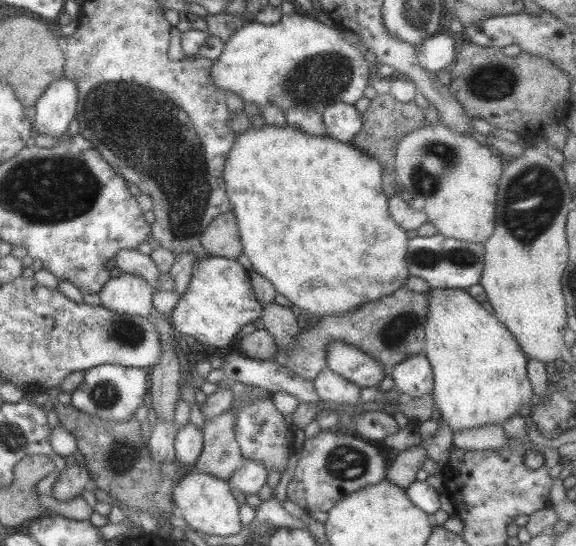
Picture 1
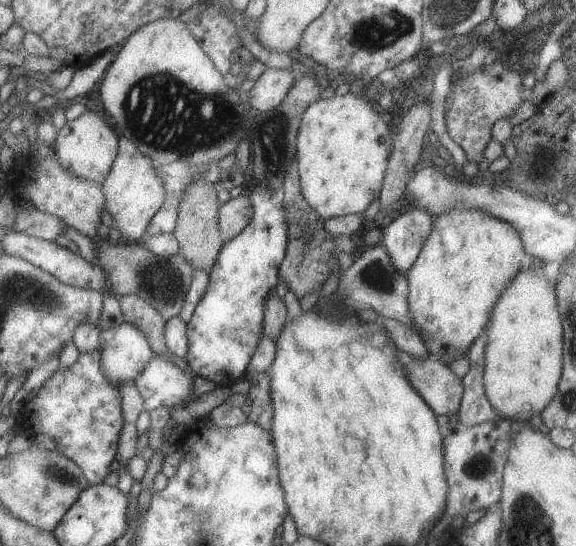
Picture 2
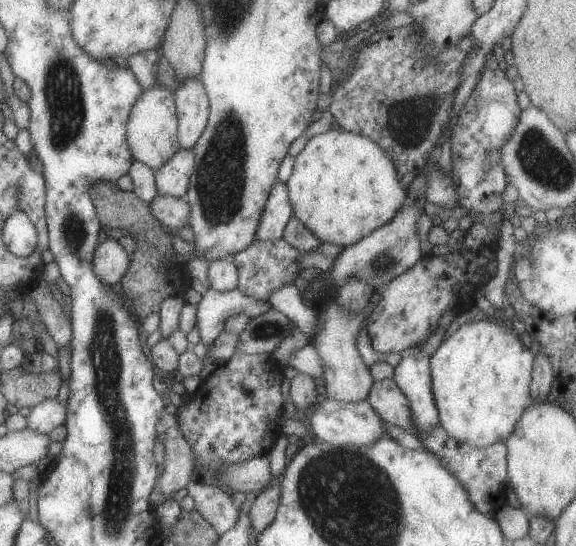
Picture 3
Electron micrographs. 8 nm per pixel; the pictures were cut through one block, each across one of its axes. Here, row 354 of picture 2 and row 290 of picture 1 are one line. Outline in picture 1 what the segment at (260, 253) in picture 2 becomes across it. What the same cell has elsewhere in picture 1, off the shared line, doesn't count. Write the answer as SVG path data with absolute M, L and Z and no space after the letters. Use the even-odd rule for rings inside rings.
M209 254L196 257L187 290L170 312L169 323L172 328L199 344L222 349L228 347L241 327L260 318L262 311L249 285L248 272L236 258Z

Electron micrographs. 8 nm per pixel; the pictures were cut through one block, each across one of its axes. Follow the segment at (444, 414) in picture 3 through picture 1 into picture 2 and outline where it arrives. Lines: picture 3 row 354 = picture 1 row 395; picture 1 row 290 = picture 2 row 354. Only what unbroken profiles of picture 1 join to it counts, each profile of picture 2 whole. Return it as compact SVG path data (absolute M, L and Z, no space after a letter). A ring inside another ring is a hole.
M461 209L436 216L432 229L423 246L407 271L407 308L415 328L421 332L420 339L428 353L446 365L466 354L471 343L488 324L492 308L504 288L520 272L527 254L517 231L508 223L479 209Z

